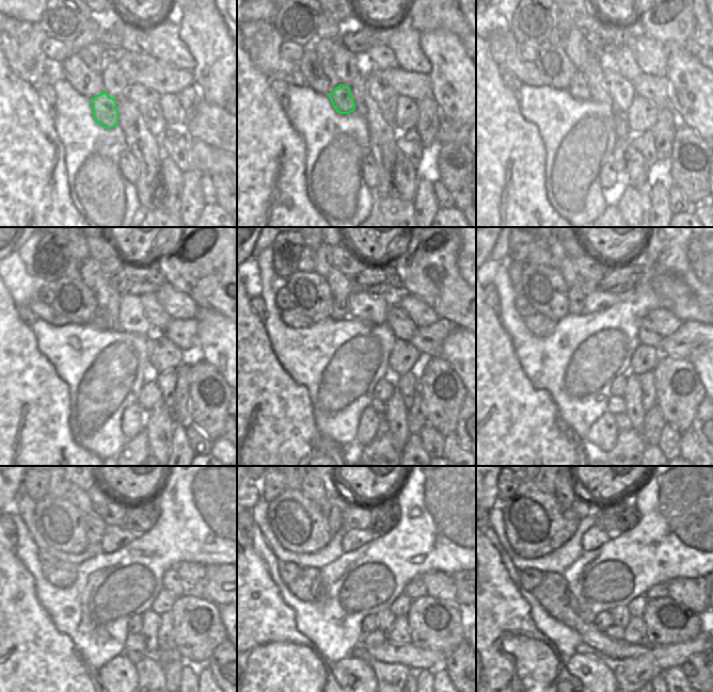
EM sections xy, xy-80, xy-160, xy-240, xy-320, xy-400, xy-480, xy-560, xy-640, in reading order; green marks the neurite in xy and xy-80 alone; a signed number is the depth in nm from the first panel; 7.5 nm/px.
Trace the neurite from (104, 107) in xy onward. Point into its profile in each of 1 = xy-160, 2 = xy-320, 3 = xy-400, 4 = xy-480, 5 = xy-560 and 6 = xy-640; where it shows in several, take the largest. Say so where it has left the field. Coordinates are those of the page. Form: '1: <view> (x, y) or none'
1: xy-160 (579, 89)
2: xy-320 (338, 311)
3: xy-400 (575, 294)
4: xy-480 (94, 526)
5: xy-560 (333, 516)
6: xy-640 (565, 492)

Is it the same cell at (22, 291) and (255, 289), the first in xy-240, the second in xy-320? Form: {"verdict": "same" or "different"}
{"verdict": "same"}

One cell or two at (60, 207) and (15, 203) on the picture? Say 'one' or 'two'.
one

